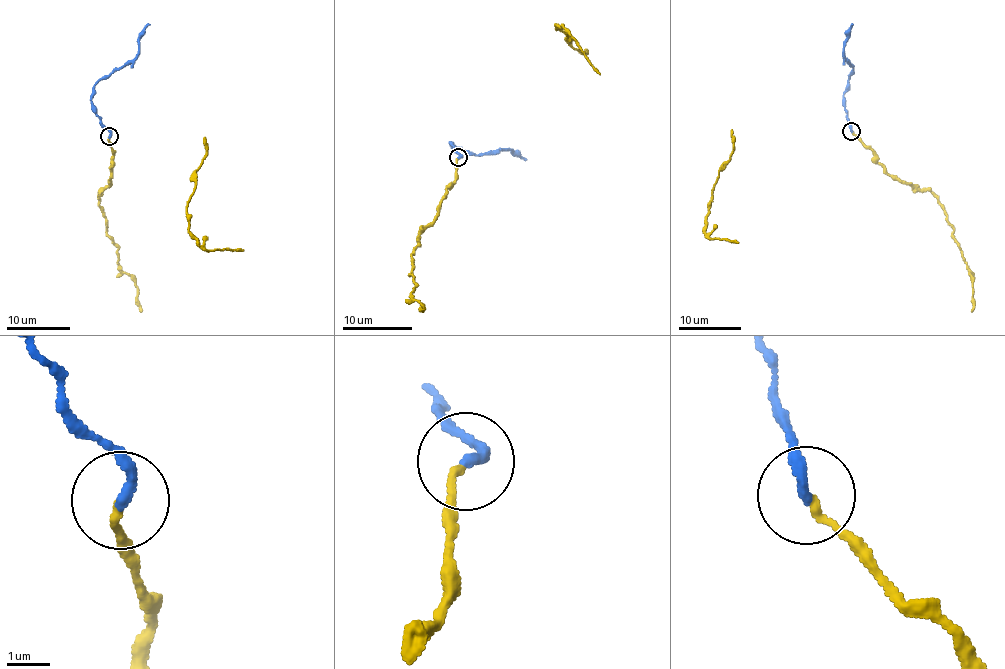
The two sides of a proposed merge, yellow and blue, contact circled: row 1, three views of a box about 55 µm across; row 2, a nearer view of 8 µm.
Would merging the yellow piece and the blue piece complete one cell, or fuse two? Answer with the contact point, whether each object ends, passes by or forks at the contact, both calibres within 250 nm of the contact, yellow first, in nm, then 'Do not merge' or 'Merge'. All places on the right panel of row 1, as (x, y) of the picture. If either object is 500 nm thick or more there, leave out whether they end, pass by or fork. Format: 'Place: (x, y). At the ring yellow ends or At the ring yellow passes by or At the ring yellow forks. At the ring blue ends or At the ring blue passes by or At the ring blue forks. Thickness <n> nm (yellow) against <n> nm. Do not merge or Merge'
Place: (851, 131). At the ring yellow ends. At the ring blue ends. Thickness 170 nm (yellow) against 280 nm. Merge

